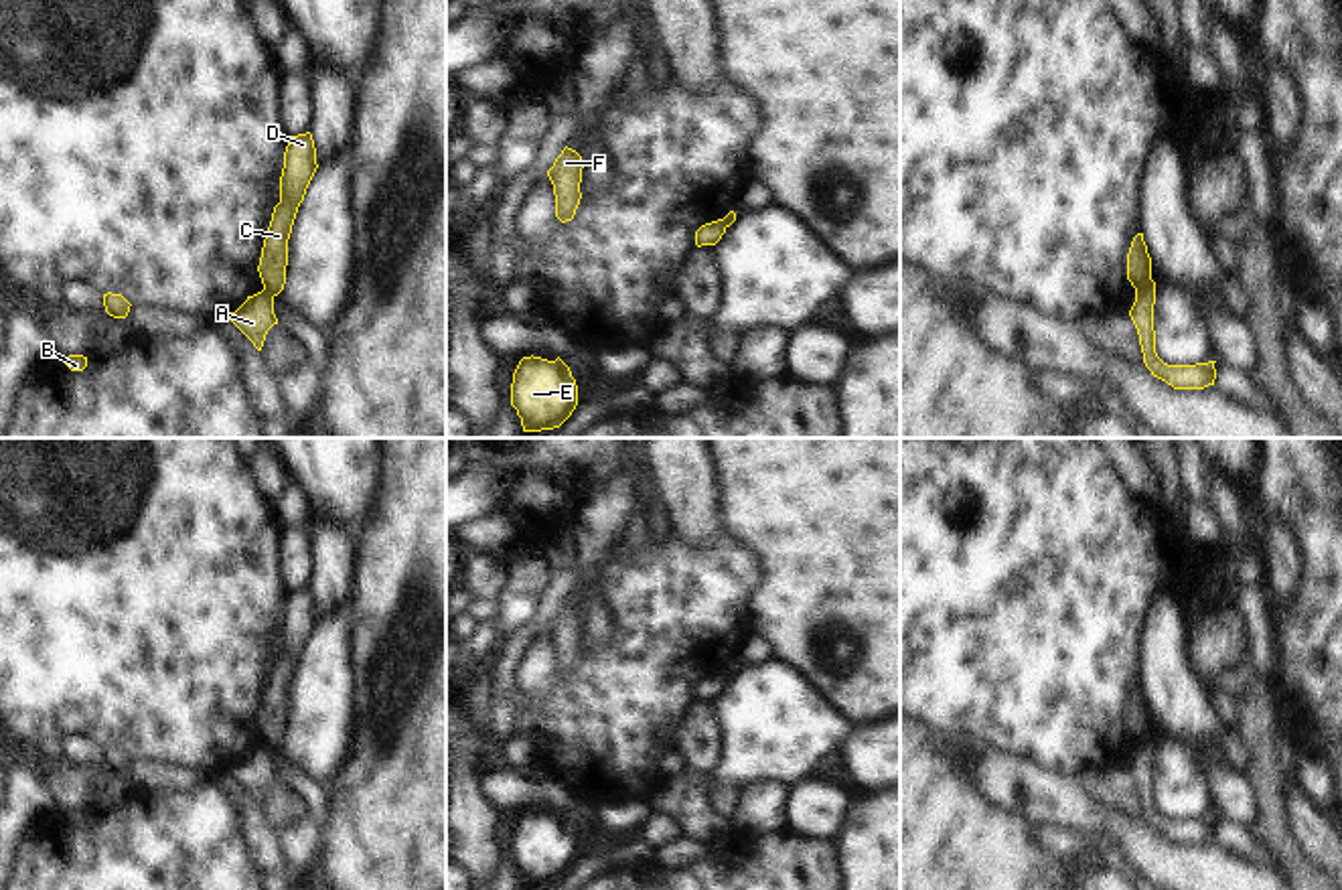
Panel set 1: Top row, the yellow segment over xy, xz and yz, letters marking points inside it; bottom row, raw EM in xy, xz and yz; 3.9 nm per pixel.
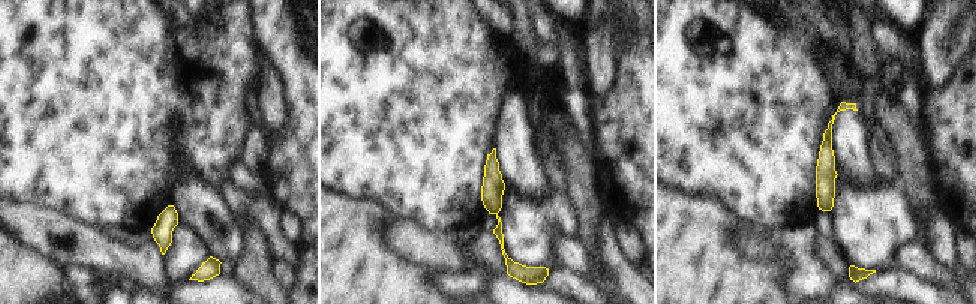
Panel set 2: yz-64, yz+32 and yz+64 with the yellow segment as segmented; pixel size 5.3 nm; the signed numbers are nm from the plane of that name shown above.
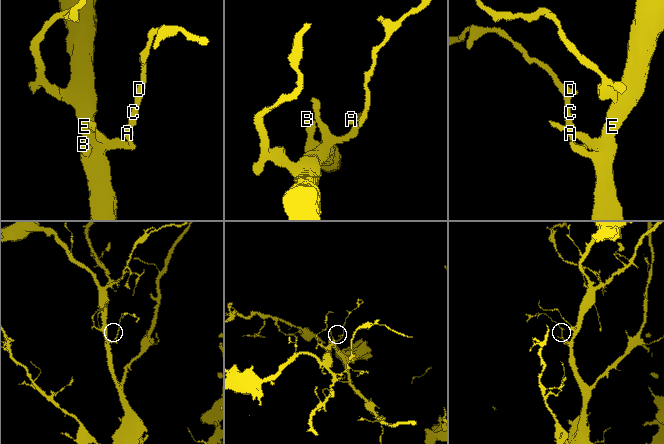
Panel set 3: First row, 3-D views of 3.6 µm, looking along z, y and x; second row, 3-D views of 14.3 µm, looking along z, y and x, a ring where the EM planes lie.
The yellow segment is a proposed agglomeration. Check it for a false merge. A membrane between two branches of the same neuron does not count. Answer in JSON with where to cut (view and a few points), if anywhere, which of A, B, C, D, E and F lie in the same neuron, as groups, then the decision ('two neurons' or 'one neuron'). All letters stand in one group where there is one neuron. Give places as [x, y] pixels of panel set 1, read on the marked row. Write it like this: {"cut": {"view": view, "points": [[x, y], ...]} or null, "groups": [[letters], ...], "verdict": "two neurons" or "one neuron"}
{"cut": {"view": "yz", "points": [[1152, 280], [1136, 292]]}, "groups": [["A", "B", "E", "F"], ["C", "D"]], "verdict": "two neurons"}

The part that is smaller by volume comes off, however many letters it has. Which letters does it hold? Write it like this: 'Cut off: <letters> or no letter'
Cut off: C, D

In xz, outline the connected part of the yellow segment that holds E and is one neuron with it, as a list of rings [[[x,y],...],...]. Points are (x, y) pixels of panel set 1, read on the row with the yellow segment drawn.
[[[523,357],[513,373],[511,405],[523,432],[560,428],[578,405],[578,385],[570,367],[560,357]]]

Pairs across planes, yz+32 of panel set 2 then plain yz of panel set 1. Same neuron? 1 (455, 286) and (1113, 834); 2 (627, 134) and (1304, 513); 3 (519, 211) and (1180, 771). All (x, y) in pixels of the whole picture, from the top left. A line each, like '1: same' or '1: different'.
1: different
2: same
3: same

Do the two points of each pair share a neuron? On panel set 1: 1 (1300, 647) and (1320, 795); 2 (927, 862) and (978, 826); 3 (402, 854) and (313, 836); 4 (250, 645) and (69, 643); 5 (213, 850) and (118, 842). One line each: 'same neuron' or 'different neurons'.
1: different neurons
2: same neuron
3: different neurons
4: same neuron
5: same neuron

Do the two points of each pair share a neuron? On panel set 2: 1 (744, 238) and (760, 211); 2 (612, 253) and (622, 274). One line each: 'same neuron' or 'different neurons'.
1: different neurons
2: same neuron

